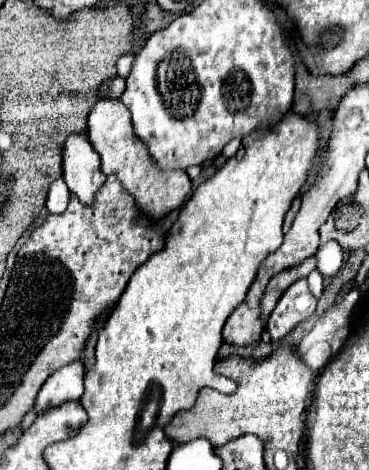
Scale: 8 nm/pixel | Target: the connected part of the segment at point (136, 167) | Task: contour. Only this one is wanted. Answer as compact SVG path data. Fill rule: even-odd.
M99 100L89 114L89 142L101 156L101 170L105 176L115 174L123 188L133 196L135 206L149 218L163 218L175 208L181 208L191 194L191 180L185 170L161 172L153 164L145 144L137 138L131 126L131 112L121 104L121 100Z

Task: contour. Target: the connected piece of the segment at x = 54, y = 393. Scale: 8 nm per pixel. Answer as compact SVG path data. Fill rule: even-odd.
M79 360L55 370L35 400L35 412L43 414L49 408L61 406L67 400L79 400L83 396L83 364Z

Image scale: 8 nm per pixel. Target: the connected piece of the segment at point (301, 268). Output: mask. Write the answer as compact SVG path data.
M309 256L309 258L303 260L301 264L297 264L297 266L293 266L293 268L287 268L287 270L283 270L281 274L277 274L277 276L273 276L273 278L269 280L269 286L267 286L265 296L263 296L263 300L261 300L261 316L263 316L263 320L269 318L273 306L279 302L281 294L283 294L295 280L305 278L315 266L317 266L317 258L315 258L315 256Z

